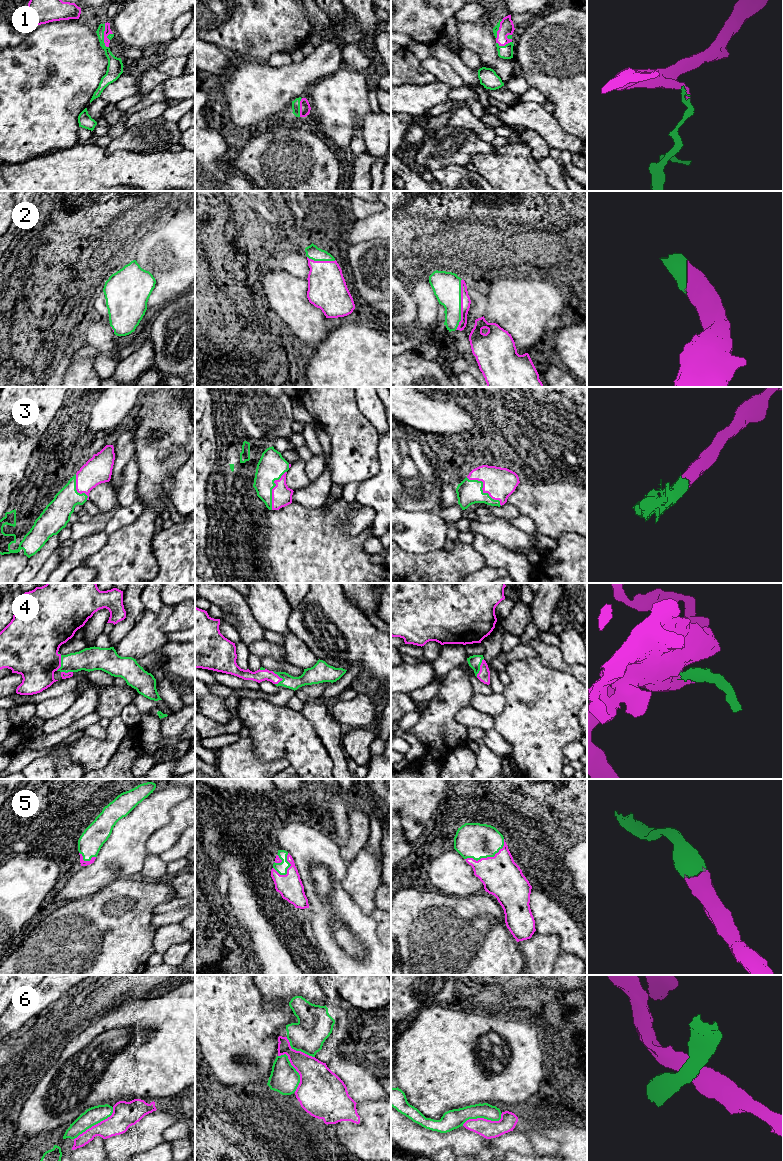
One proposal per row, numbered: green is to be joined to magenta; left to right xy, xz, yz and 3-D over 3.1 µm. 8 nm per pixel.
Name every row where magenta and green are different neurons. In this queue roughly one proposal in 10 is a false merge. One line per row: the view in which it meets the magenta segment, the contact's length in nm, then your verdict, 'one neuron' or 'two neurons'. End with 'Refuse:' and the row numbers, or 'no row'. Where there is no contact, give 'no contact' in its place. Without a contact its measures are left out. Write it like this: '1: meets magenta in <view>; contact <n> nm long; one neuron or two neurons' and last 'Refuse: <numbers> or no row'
1: meets magenta in xy; contact 200 nm long; one neuron
2: meets magenta in yz; contact 420 nm long; one neuron
3: meets magenta in yz; contact 360 nm long; one neuron
4: meets magenta in xy; contact 150 nm long; one neuron
5: meets magenta in yz; contact 360 nm long; one neuron
6: meets magenta in xy; contact 420 nm long; two neurons
Refuse: 6

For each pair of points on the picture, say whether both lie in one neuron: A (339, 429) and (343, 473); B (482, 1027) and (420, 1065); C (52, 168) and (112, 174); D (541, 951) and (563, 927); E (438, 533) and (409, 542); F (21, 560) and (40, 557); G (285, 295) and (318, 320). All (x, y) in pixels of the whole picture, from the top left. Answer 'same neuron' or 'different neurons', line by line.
A: same neuron
B: same neuron
C: same neuron
D: different neurons
E: same neuron
F: different neurons
G: same neuron

